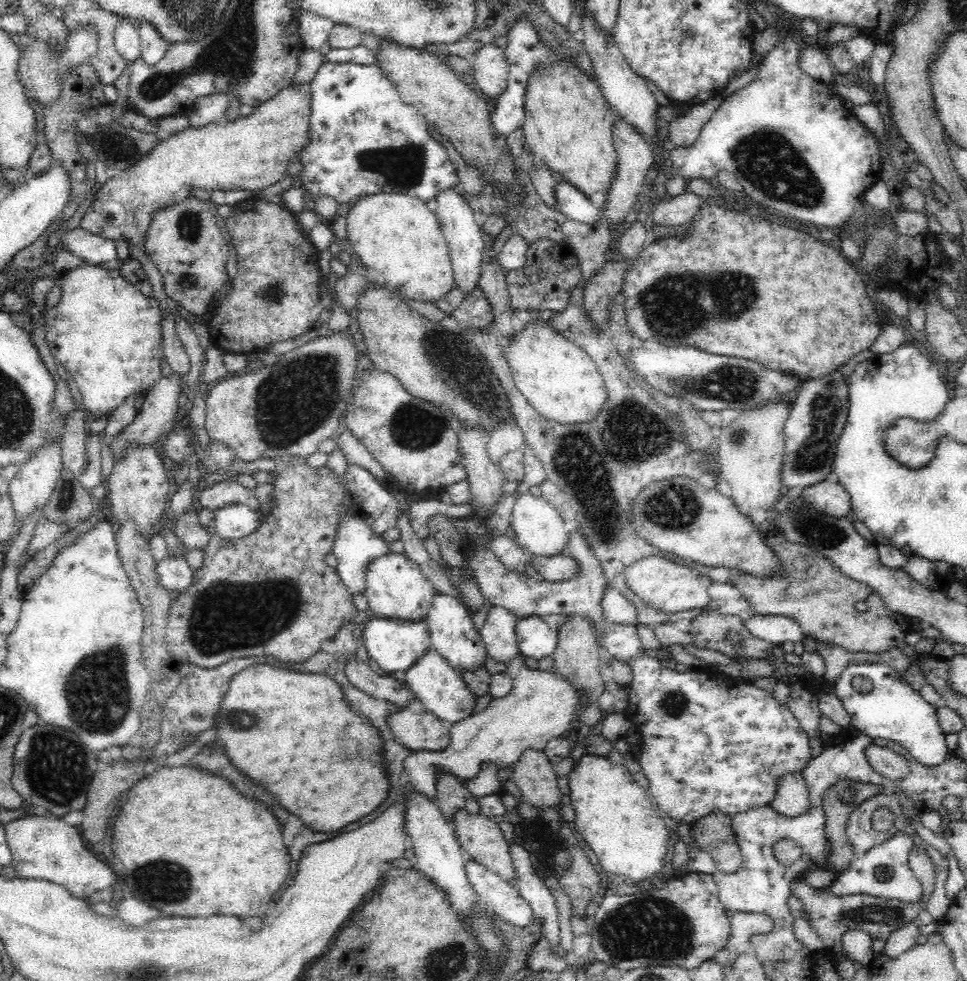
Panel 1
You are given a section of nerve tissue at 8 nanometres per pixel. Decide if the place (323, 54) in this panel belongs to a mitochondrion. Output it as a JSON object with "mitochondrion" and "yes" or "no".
{"mitochondrion":"no"}

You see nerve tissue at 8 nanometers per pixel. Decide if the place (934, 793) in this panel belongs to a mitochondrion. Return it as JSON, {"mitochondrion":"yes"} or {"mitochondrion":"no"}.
{"mitochondrion":"no"}

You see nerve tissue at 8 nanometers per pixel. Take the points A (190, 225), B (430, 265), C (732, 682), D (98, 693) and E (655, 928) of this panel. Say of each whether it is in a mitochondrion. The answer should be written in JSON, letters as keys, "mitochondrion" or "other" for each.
{"A":"mitochondrion","B":"other","C":"other","D":"mitochondrion","E":"mitochondrion"}

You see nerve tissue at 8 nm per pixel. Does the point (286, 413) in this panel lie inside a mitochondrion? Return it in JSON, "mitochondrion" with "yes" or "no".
{"mitochondrion":"yes"}

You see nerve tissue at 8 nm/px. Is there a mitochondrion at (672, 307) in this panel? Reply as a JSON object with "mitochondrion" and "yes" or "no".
{"mitochondrion":"yes"}

